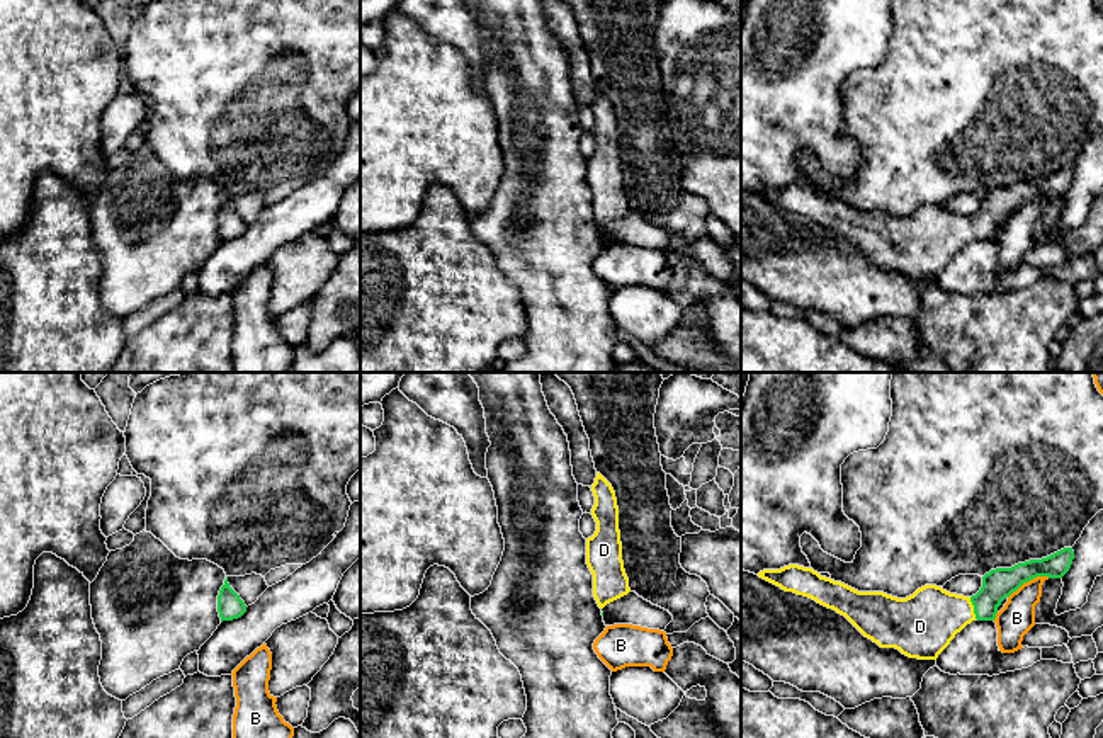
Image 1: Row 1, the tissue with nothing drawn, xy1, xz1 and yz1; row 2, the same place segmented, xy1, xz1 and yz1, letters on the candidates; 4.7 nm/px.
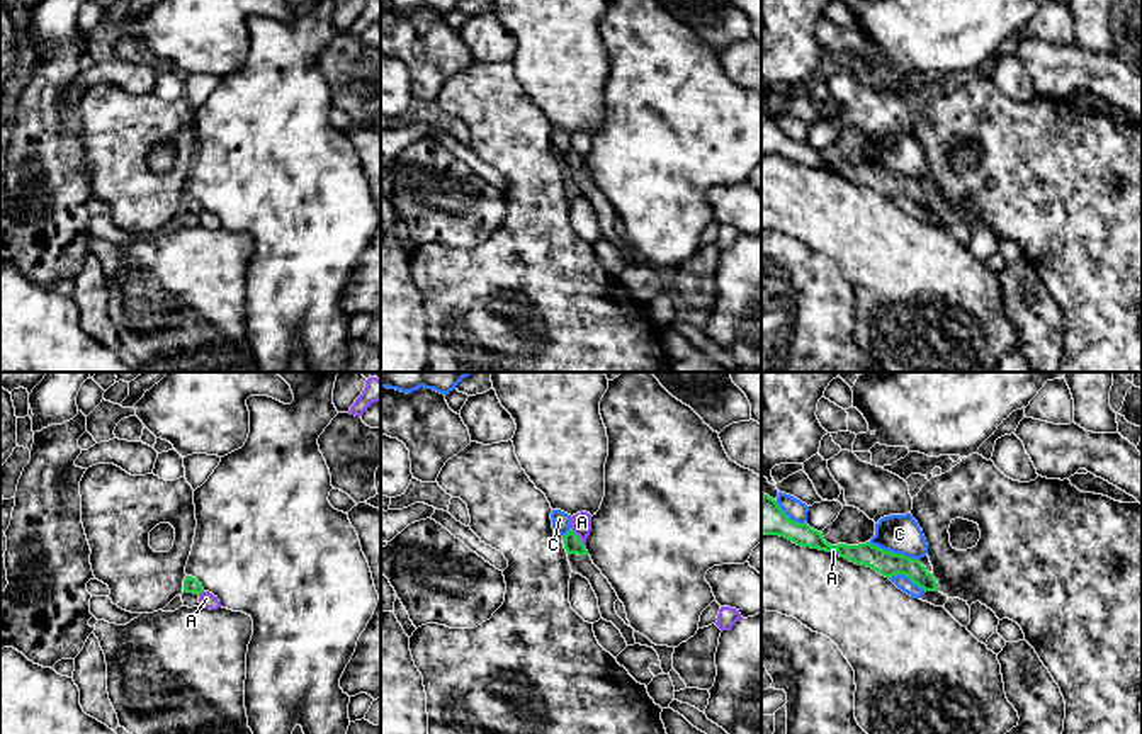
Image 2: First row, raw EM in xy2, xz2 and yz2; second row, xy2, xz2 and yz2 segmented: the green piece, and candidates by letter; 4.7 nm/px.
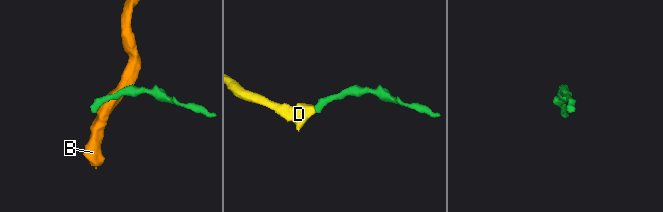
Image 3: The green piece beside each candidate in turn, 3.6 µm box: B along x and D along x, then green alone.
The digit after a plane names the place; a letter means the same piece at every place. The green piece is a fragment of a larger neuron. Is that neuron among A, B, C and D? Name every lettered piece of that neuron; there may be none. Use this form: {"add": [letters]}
{"add": ["D"]}

